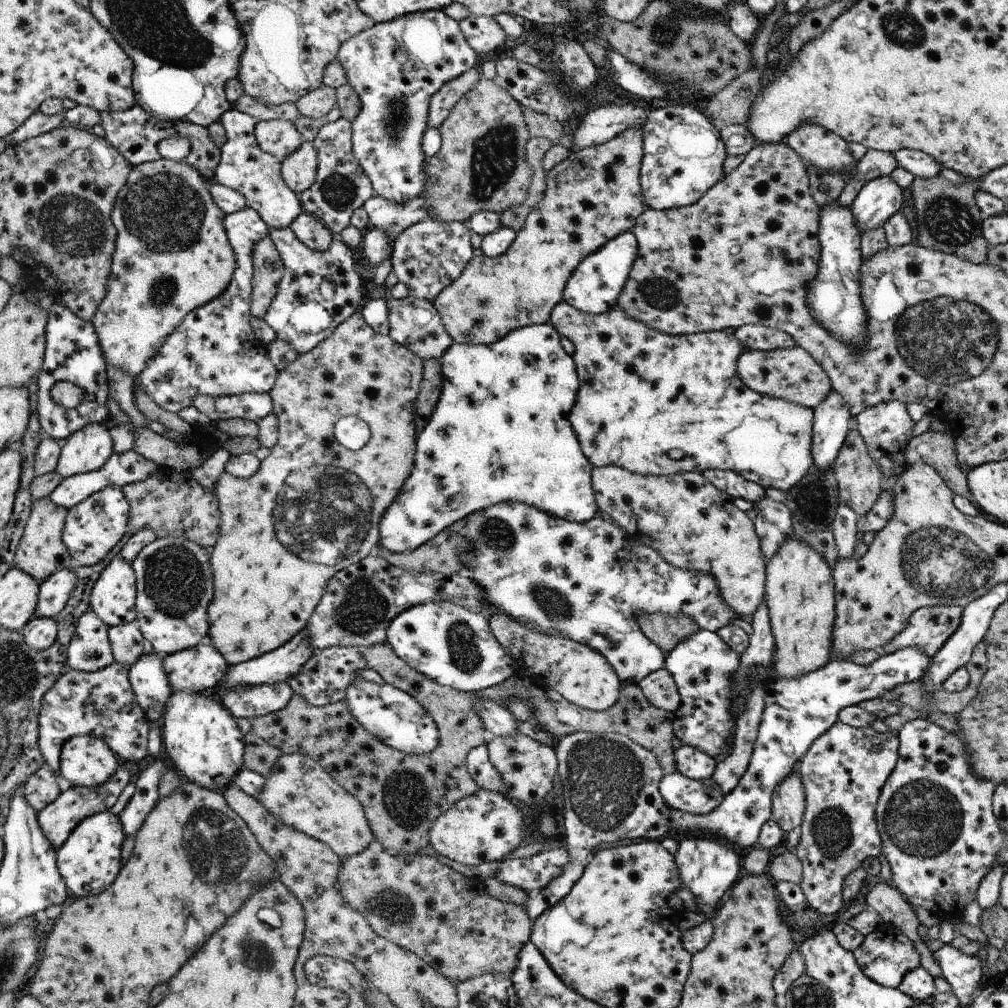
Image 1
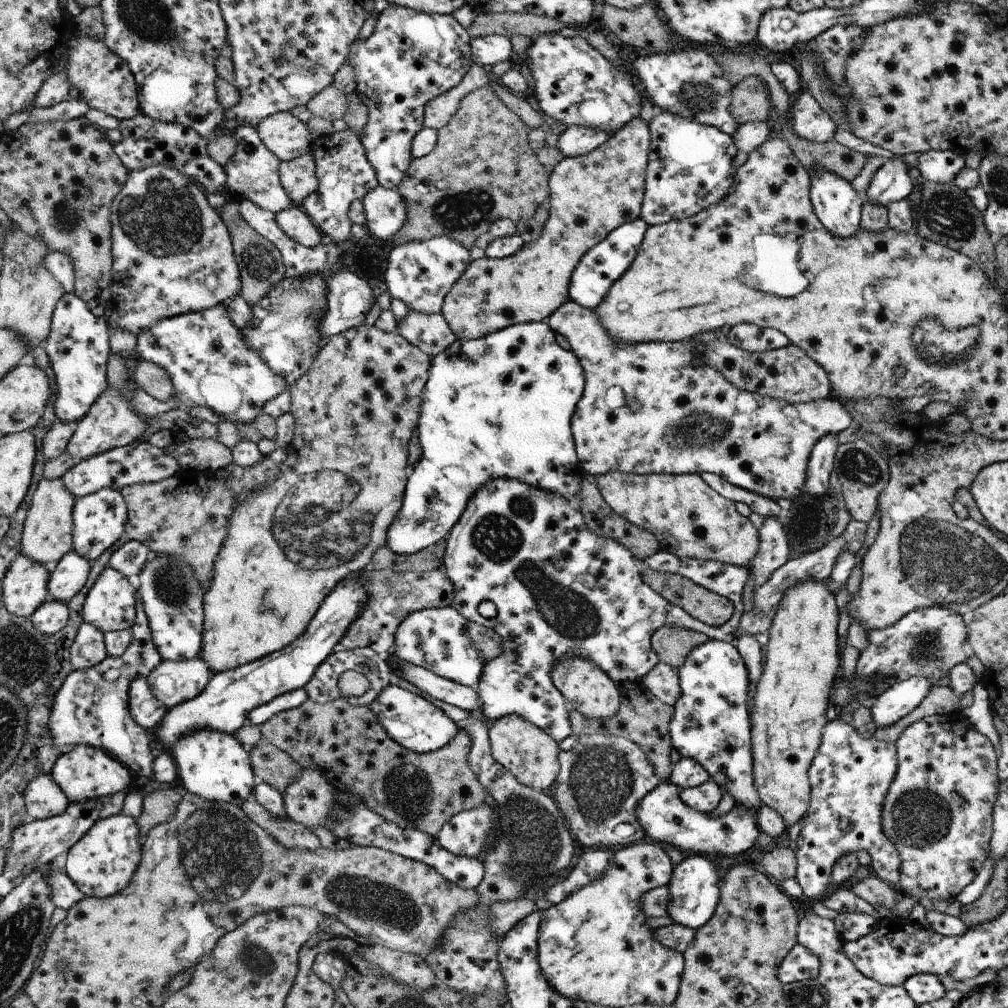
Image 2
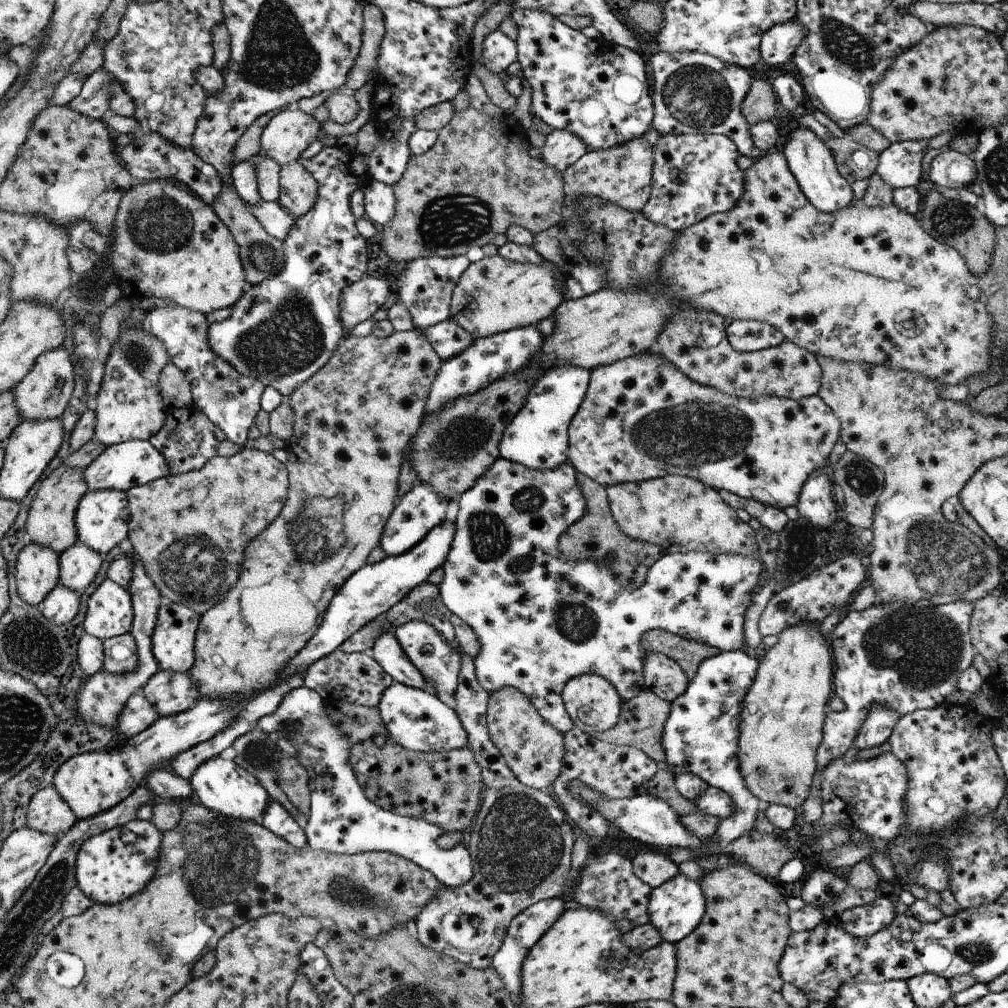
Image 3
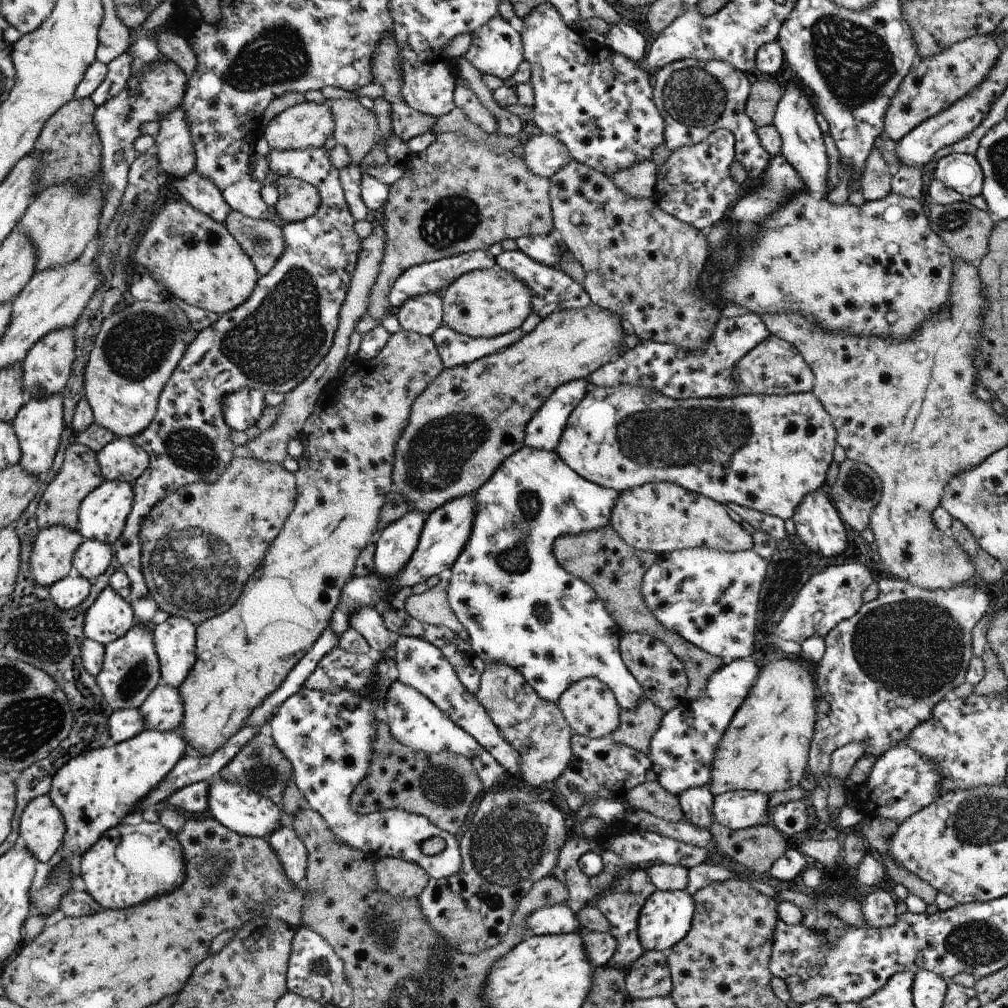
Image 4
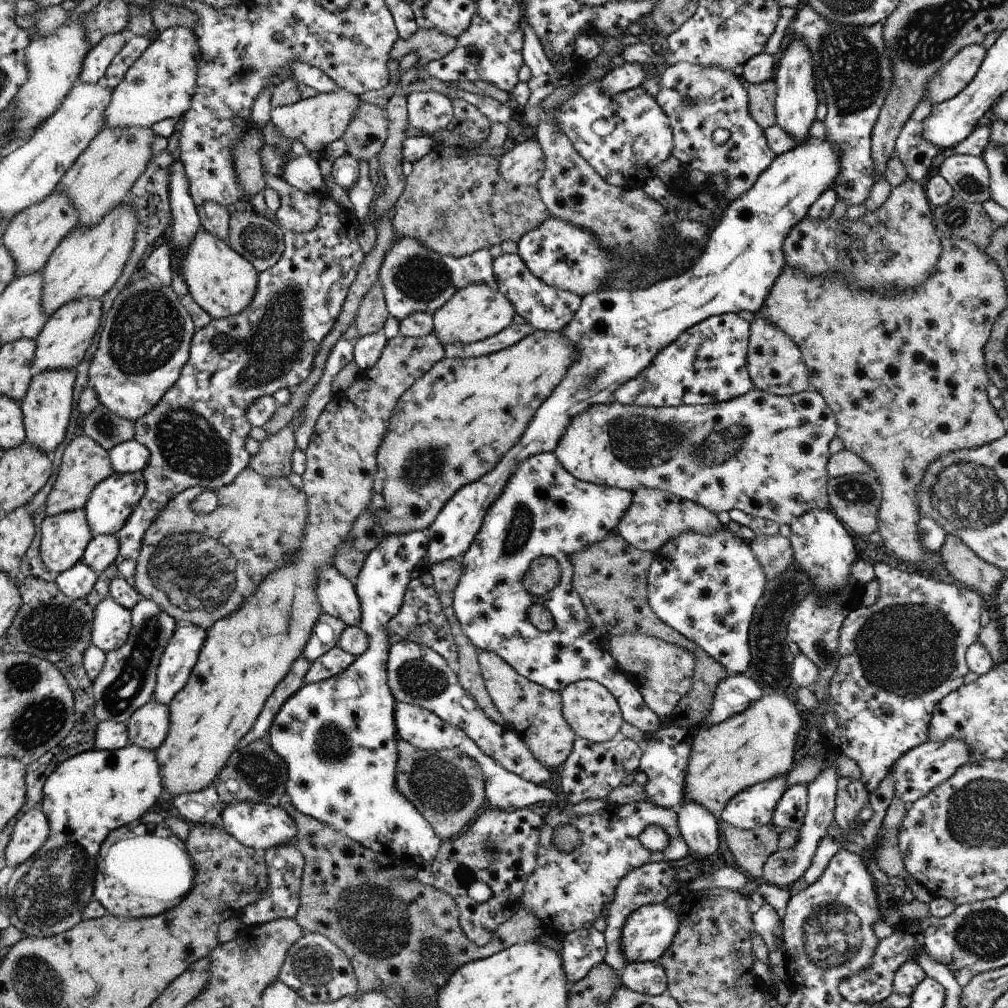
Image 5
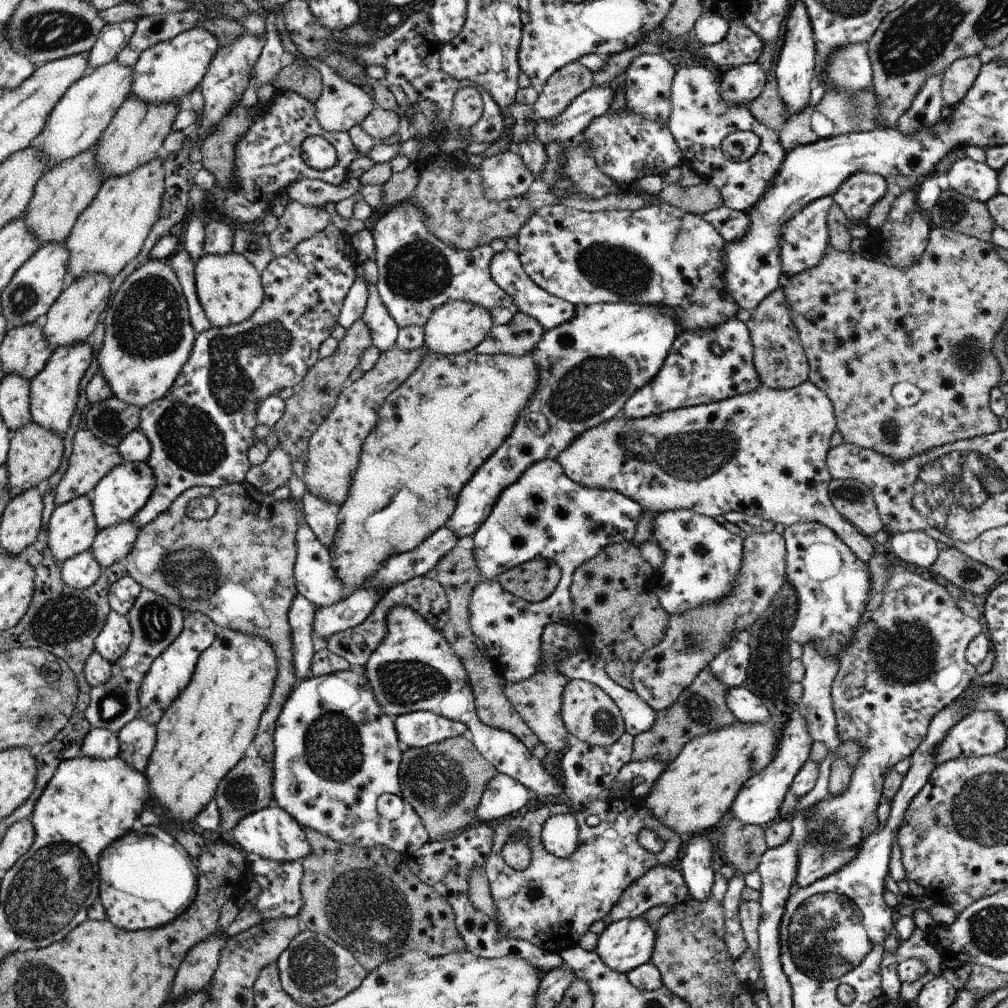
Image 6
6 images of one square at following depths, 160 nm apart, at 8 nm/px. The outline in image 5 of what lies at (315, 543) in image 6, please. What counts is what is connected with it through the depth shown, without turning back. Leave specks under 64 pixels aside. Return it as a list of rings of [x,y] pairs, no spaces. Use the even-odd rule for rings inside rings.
[[[332,565],[321,570],[317,596],[326,614],[343,620],[348,626],[359,626],[361,606],[355,591],[354,580],[346,578]]]

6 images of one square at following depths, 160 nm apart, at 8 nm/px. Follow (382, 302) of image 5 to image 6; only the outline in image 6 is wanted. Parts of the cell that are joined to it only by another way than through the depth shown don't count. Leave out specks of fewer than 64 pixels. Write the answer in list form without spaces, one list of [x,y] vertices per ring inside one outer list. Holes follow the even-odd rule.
[[[360,318],[346,330],[344,337],[338,341],[336,352],[332,356],[320,358],[305,378],[293,386],[292,396],[285,400],[285,414],[274,426],[280,438],[279,446],[291,456],[293,462],[297,459],[305,464],[309,438],[336,406],[338,395],[348,384],[350,373],[359,366],[361,356],[372,345],[373,338],[368,325]]]

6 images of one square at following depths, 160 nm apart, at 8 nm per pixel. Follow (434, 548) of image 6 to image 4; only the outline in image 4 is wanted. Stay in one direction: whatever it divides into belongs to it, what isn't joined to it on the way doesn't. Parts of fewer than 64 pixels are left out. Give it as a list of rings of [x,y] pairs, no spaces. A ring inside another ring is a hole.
[[[412,510],[399,520],[388,524],[374,540],[374,571],[380,575],[396,576],[413,558],[414,551],[420,546],[428,513]],[[382,658],[378,662],[378,692],[376,696],[358,696],[352,692],[320,692],[314,689],[303,687],[297,694],[290,696],[275,712],[269,721],[272,727],[272,738],[278,748],[293,769],[293,781],[297,784],[298,789],[313,809],[330,827],[330,830],[347,845],[352,848],[361,850],[367,855],[372,855],[379,859],[383,857],[400,858],[421,866],[425,873],[429,874],[429,879],[446,879],[448,876],[457,875],[462,870],[463,861],[461,854],[461,842],[455,839],[455,835],[450,832],[438,829],[436,824],[427,816],[418,816],[410,814],[407,810],[392,808],[384,812],[374,812],[362,815],[353,808],[351,803],[352,795],[357,789],[358,782],[366,779],[369,775],[369,768],[372,766],[373,748],[377,743],[377,724],[376,708],[383,704],[384,694],[390,689],[393,683],[388,676],[388,658]],[[442,838],[446,842],[444,850],[440,854],[426,854],[424,852],[424,843],[429,839]]]

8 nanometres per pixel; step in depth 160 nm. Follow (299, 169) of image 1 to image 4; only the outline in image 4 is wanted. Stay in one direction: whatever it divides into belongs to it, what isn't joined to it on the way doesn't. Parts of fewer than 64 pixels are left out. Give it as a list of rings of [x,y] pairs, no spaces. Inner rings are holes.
[[[280,176],[273,184],[278,190],[274,213],[280,223],[310,219],[321,207],[319,190],[300,178]]]

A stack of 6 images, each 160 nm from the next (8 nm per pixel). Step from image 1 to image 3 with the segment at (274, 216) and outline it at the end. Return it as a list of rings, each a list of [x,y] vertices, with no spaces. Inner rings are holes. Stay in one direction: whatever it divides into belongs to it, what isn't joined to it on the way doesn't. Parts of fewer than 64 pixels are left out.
[[[261,150],[260,153],[248,158],[257,172],[257,191],[262,199],[277,202],[279,197],[279,172],[281,166]]]

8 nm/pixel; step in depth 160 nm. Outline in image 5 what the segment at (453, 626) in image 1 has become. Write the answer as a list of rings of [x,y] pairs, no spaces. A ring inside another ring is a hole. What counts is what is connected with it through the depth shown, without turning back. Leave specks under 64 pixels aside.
[[[400,641],[389,646],[387,668],[391,696],[398,703],[418,705],[437,713],[443,721],[467,733],[483,753],[524,780],[537,785],[547,785],[550,782],[551,770],[548,770],[542,761],[538,764],[532,749],[514,731],[487,718],[482,709],[474,704],[472,697],[466,700],[466,704],[470,704],[470,710],[462,706],[462,700],[467,692],[458,681],[457,671],[450,668],[449,661],[441,653],[414,641]],[[472,706],[477,707],[472,708]]]

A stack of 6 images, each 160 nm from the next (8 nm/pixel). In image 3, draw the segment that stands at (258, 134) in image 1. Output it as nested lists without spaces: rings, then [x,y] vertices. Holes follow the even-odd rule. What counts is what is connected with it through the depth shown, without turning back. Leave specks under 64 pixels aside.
[[[300,108],[283,110],[263,128],[261,148],[280,166],[293,163],[319,138],[321,125],[314,115]]]

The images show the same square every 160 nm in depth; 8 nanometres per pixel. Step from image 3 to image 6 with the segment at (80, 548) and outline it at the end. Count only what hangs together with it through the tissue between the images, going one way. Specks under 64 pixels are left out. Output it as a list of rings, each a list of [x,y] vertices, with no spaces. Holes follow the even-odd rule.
[[[132,519],[115,524],[98,532],[90,549],[101,564],[101,568],[112,567],[114,563],[124,562],[130,551],[136,546],[139,526]]]

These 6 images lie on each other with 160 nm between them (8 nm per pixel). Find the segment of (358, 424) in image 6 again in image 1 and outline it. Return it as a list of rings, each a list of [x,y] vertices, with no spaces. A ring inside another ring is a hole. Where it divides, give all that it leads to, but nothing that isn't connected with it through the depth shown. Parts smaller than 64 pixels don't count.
[[[360,310],[341,322],[334,332],[317,344],[312,350],[301,354],[288,368],[277,374],[276,386],[268,394],[273,397],[273,413],[280,421],[280,436],[276,446],[271,448],[270,455],[261,462],[260,470],[247,478],[236,478],[224,472],[213,488],[220,501],[221,528],[220,539],[212,548],[212,569],[214,580],[214,596],[209,604],[209,634],[207,640],[220,651],[229,665],[244,663],[250,659],[265,655],[289,642],[294,635],[306,628],[313,612],[318,606],[328,587],[329,580],[342,569],[360,563],[369,556],[373,546],[380,544],[379,522],[387,508],[401,493],[406,480],[413,471],[415,463],[416,432],[414,423],[417,414],[417,396],[424,382],[424,360],[416,356],[406,345],[395,341],[389,334],[376,332],[365,321]],[[356,415],[366,421],[370,427],[371,438],[364,448],[358,452],[346,450],[334,435],[334,424],[344,416]]]

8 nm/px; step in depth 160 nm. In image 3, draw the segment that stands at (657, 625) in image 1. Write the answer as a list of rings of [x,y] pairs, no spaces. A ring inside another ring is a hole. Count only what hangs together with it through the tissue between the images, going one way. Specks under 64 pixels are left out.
[[[650,629],[642,634],[641,645],[645,651],[656,651],[675,660],[688,680],[693,679],[703,660],[721,652],[719,648],[709,647],[662,629]]]

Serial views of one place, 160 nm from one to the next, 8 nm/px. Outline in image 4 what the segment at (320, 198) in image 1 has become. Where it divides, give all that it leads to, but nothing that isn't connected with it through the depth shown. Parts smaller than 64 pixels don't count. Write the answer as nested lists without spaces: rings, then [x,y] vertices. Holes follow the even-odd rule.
[[[325,146],[314,150],[272,150],[268,154],[268,166],[271,174],[300,178],[316,186],[321,194],[321,207],[314,216],[307,220],[294,223],[281,223],[285,236],[285,253],[276,267],[268,275],[262,276],[254,288],[253,295],[234,311],[219,316],[219,321],[209,325],[204,331],[196,334],[192,344],[188,345],[185,357],[169,379],[168,386],[161,392],[160,406],[157,408],[156,419],[141,435],[131,438],[149,453],[149,470],[132,484],[136,491],[136,502],[132,514],[126,523],[125,532],[120,539],[112,544],[120,569],[130,578],[130,595],[128,602],[133,606],[136,622],[153,626],[154,615],[161,606],[154,600],[146,585],[142,573],[141,528],[145,525],[146,516],[170,492],[178,488],[202,482],[214,484],[221,479],[222,472],[233,463],[236,446],[230,440],[230,426],[225,422],[222,404],[230,392],[238,392],[242,388],[260,390],[262,393],[274,392],[285,396],[305,382],[317,369],[318,364],[329,355],[333,346],[337,329],[340,327],[341,308],[352,287],[353,273],[360,262],[360,236],[354,231],[354,216],[346,201],[345,188],[341,182],[341,170],[330,161],[330,151]]]

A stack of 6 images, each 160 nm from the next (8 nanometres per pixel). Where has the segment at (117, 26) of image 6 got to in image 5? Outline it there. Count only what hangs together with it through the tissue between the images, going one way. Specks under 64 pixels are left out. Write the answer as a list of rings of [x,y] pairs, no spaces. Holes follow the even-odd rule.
[[[124,30],[124,32],[120,31],[105,36],[100,43],[94,46],[84,60],[80,82],[94,84],[102,81],[112,59],[122,50],[128,38],[130,34]]]

